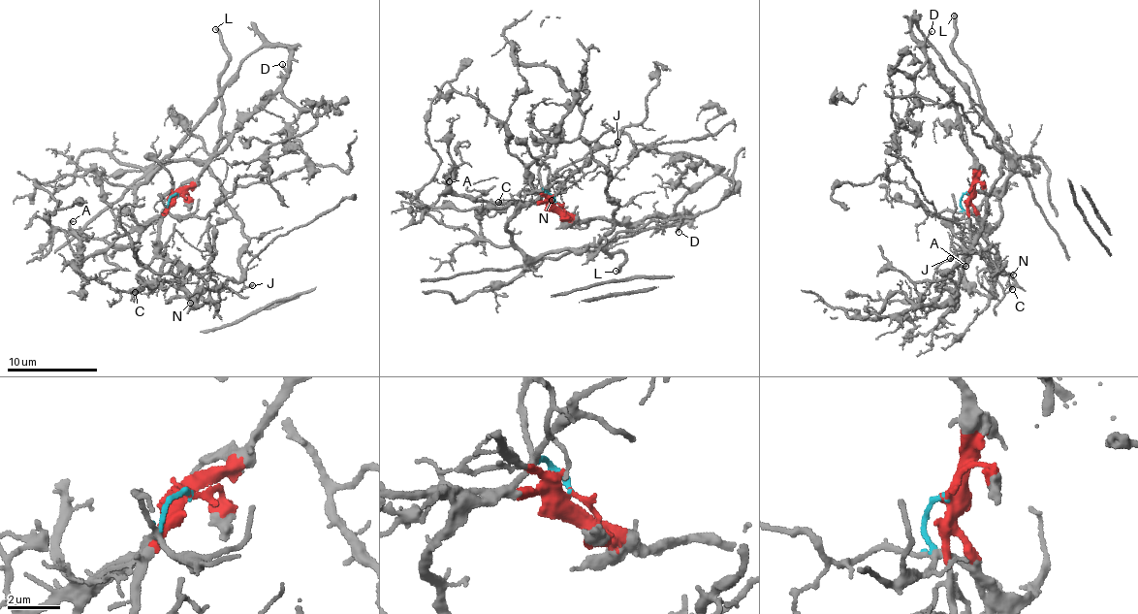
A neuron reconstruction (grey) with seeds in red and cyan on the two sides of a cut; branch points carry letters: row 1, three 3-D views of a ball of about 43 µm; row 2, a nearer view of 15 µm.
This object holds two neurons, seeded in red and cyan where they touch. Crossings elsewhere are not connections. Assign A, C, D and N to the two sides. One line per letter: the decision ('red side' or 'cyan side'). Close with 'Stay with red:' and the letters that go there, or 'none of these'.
A: red side
C: red side
D: red side
N: red side
Stay with red: A, C, D, N

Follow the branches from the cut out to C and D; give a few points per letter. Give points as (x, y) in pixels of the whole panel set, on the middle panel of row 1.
C: (555, 204), (537, 191), (531, 179), (532, 190), (521, 200), (498, 203)
D: (555, 204), (569, 216), (586, 222), (598, 218), (616, 224), (631, 224), (673, 215), (681, 222), (678, 232)

